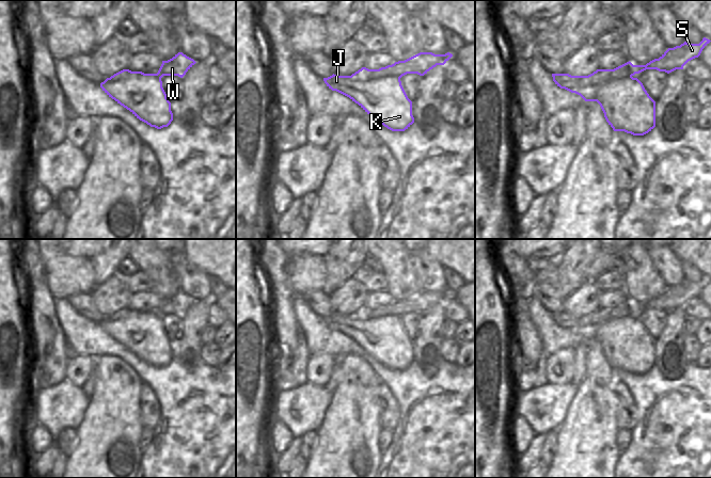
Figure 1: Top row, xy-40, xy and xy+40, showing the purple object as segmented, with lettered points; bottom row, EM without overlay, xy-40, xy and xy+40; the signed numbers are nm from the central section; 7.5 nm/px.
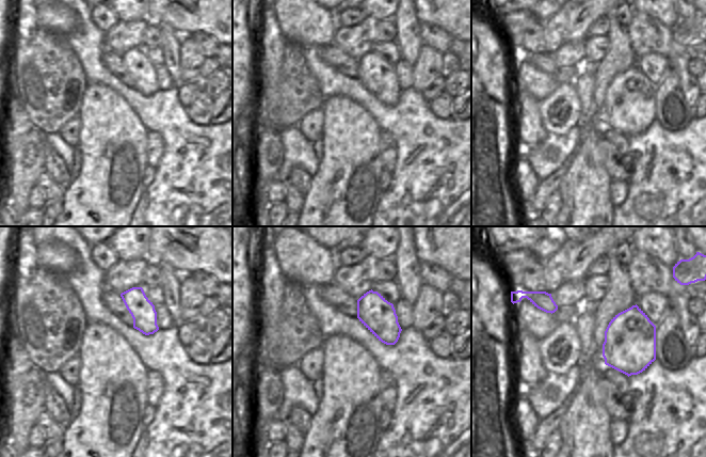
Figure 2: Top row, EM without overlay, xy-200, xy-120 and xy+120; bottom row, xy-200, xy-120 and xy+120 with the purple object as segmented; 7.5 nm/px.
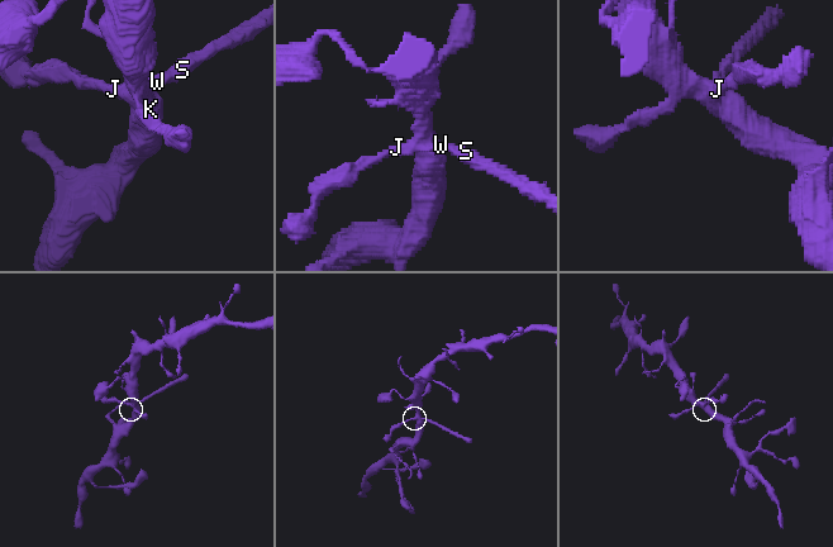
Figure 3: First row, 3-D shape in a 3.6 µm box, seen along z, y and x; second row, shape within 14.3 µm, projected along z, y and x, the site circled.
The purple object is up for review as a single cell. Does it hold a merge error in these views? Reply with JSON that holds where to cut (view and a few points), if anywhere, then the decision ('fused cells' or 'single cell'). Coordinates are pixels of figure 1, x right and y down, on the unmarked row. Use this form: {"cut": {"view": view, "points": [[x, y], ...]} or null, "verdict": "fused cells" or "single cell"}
{"cut": null, "verdict": "single cell"}

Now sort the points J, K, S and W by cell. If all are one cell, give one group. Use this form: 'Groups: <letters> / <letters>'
Groups: J K S W

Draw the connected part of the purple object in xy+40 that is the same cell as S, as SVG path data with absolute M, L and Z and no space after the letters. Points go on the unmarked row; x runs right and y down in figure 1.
M706 276L699 283L684 281L646 304L633 304L629 300L614 308L597 308L588 315L552 313L552 316L560 328L580 334L585 340L597 340L614 370L644 375L655 366L655 340L633 315L646 308L667 313L683 308L710 281Z

